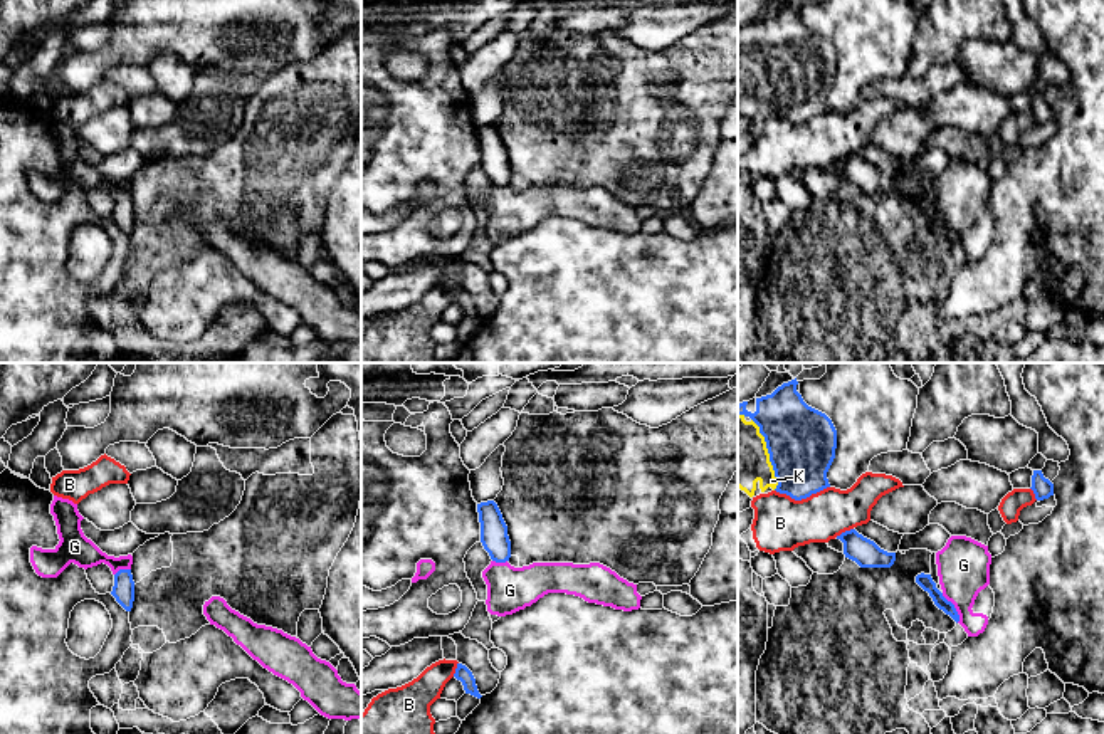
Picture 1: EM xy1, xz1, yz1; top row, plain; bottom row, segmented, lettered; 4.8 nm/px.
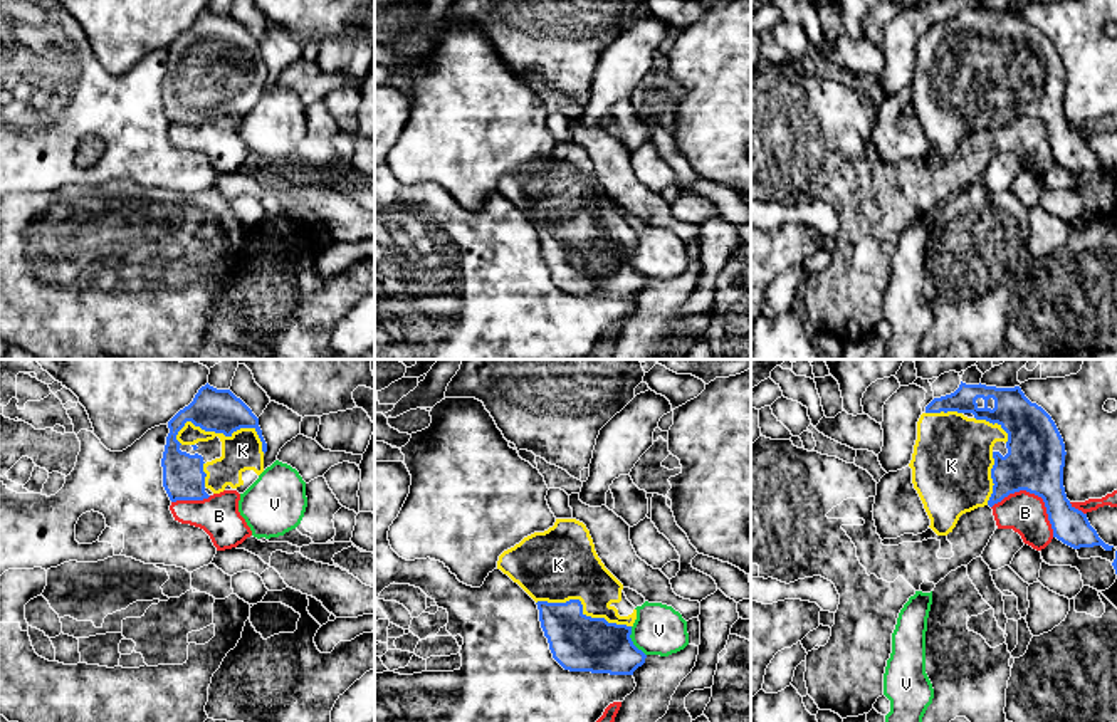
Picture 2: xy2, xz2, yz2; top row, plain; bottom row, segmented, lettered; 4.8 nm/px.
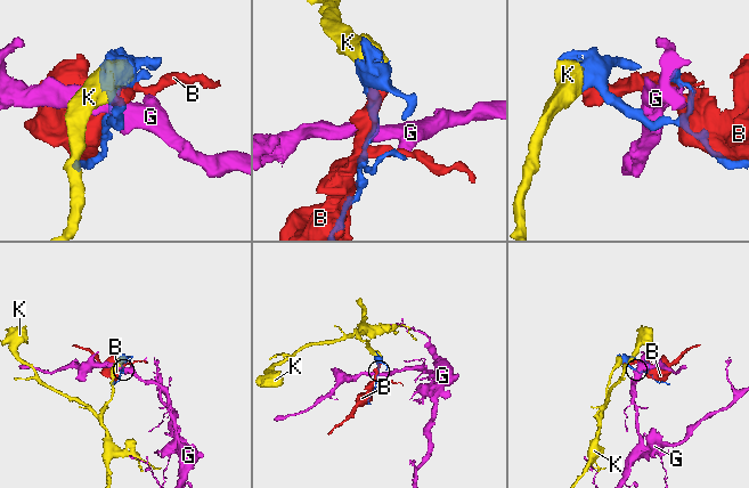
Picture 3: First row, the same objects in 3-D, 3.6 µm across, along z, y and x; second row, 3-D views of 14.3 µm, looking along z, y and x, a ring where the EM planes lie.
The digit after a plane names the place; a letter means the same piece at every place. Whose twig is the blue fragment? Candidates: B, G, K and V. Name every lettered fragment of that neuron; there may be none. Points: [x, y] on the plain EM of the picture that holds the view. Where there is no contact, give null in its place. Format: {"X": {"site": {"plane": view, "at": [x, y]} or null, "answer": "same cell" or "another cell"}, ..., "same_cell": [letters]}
{"B": {"site": {"plane": "yz2", "at": [1035, 118]}, "answer": "another cell"}, "G": {"site": {"plane": "yz1", "at": [955, 232]}, "answer": "another cell"}, "K": {"site": {"plane": "xy2", "at": [225, 59]}, "answer": "same cell"}, "V": {"site": {"plane": "xz2", "at": [632, 266]}, "answer": "another cell"}, "same_cell": ["K"]}

